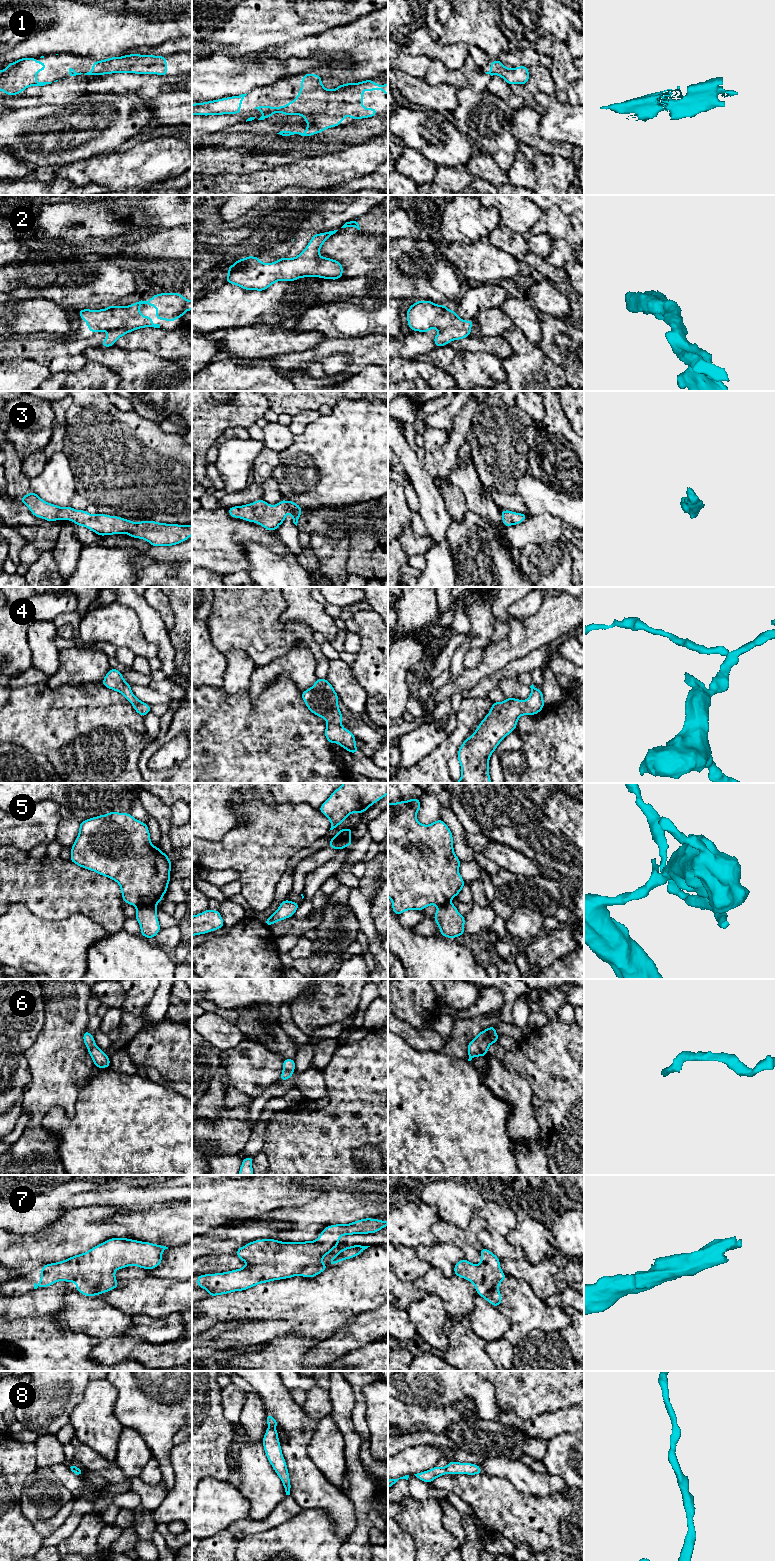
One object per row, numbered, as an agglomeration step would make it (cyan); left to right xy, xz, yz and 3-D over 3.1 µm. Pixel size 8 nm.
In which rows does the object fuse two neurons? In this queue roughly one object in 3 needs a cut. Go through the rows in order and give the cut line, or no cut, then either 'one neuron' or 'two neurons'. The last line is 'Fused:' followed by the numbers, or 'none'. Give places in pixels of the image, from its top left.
1: no cut; one neuron
2: no cut; one neuron
3: no cut; one neuron
4: no cut; one neuron
5: cut in xz along (350, 836), (335, 838), (330, 842); two neurons
6: no cut; one neuron
7: no cut; one neuron
8: no cut; one neuron
Fused: 5

